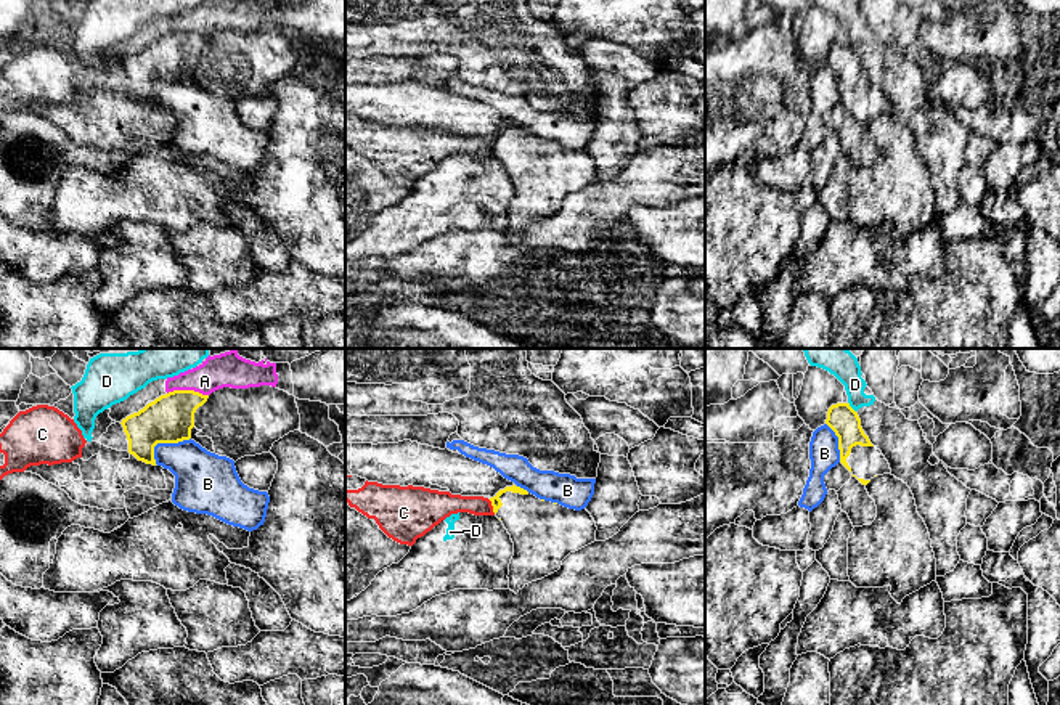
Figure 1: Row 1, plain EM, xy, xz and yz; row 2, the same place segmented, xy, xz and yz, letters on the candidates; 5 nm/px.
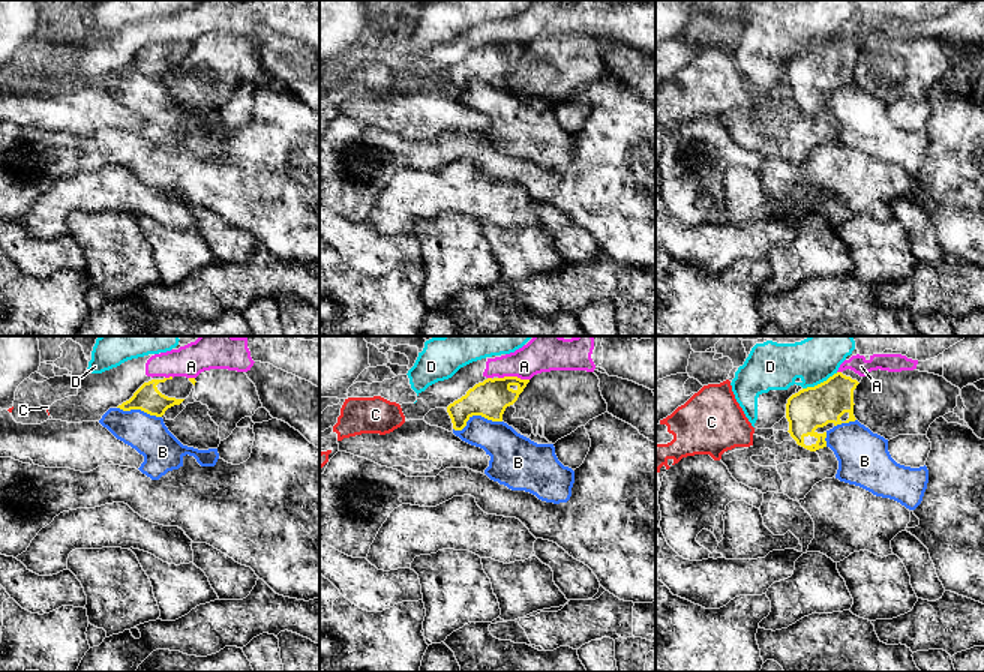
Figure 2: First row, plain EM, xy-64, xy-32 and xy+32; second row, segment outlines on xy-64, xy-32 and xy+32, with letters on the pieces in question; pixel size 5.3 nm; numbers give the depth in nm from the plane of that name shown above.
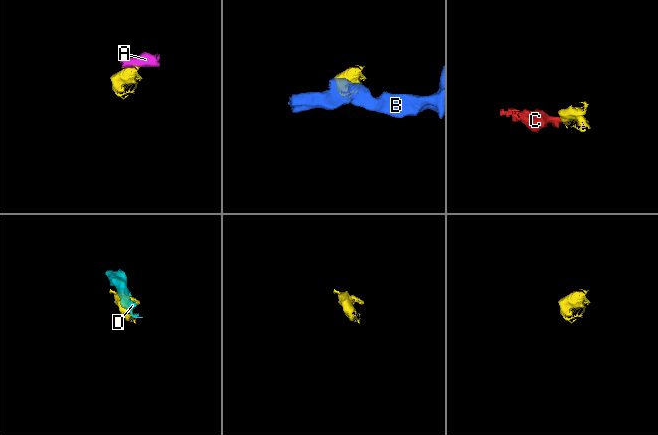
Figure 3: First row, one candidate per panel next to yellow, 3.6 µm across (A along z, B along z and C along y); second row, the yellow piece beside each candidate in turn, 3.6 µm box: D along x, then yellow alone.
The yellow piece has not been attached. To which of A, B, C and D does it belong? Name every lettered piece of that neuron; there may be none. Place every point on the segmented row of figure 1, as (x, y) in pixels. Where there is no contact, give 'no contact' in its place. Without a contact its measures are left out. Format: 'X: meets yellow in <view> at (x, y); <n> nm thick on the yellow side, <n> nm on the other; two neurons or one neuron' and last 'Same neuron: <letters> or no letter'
A: meets yellow in xy at (188, 391); 240 nm thick on the yellow side, 180 nm on the other; two neurons
B: meets yellow in xy at (164, 442); 240 nm thick on the yellow side, 260 nm on the other; two neurons
C: meets yellow in xz at (492, 505); 50 nm thick on the yellow side, 140 nm on the other; two neurons
D: meets yellow in yz at (850, 407); 150 nm thick on the yellow side, 150 nm on the other; two neurons
Same neuron: no letter

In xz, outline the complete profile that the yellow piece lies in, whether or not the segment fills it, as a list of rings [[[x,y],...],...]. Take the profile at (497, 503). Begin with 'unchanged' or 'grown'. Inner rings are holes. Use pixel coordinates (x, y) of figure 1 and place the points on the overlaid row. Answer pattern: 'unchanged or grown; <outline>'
grown; [[[516,485],[499,490],[490,501],[514,543],[508,589],[516,594],[557,572],[570,552],[596,541],[597,527],[586,509],[540,499]]]

